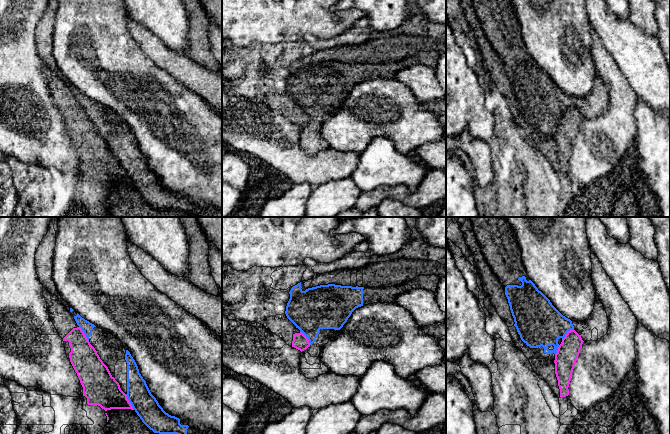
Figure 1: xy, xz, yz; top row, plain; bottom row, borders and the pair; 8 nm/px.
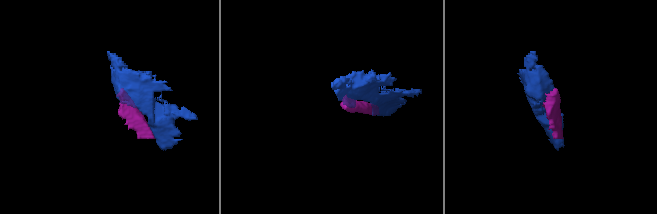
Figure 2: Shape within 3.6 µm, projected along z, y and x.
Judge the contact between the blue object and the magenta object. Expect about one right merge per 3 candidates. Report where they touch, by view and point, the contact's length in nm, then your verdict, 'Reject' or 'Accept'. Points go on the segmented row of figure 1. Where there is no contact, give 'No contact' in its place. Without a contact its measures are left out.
Touches blue at xy (129, 401). Shared border 150 nm. Reject

